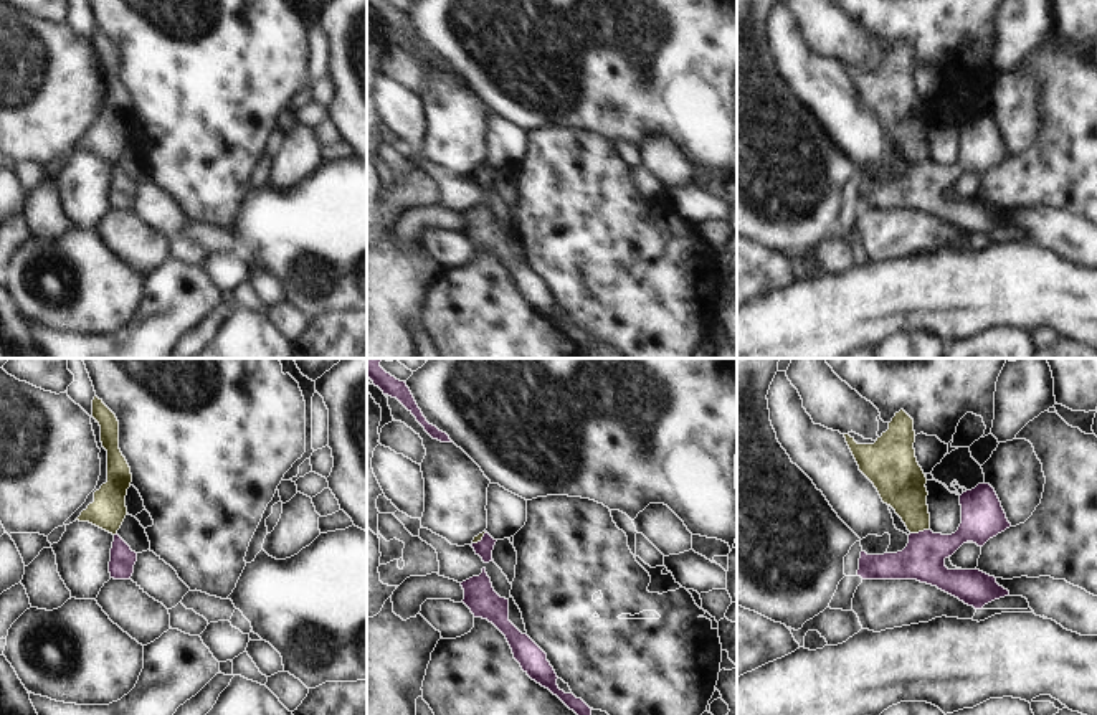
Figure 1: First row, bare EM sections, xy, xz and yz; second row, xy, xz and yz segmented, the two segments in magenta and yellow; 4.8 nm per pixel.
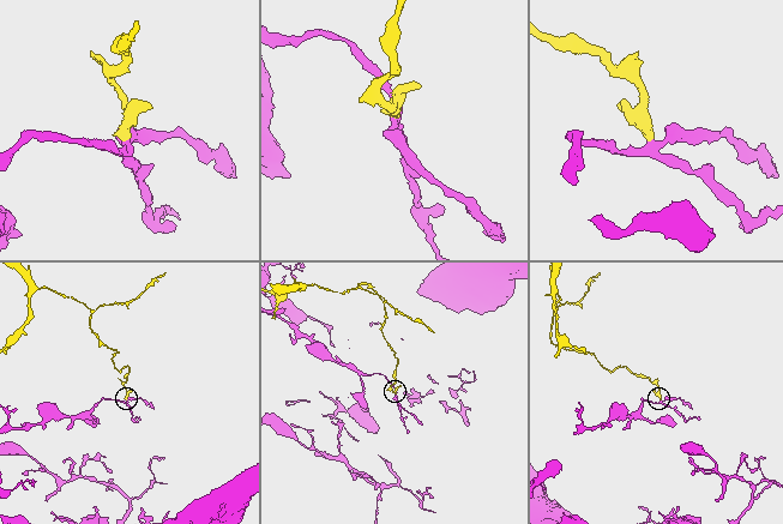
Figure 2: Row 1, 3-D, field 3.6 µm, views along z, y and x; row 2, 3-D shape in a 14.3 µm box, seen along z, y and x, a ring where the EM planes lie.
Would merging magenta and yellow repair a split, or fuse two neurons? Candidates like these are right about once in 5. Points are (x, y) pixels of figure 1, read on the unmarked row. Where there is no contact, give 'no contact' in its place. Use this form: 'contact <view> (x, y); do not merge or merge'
contact yz (919, 162); do not merge

